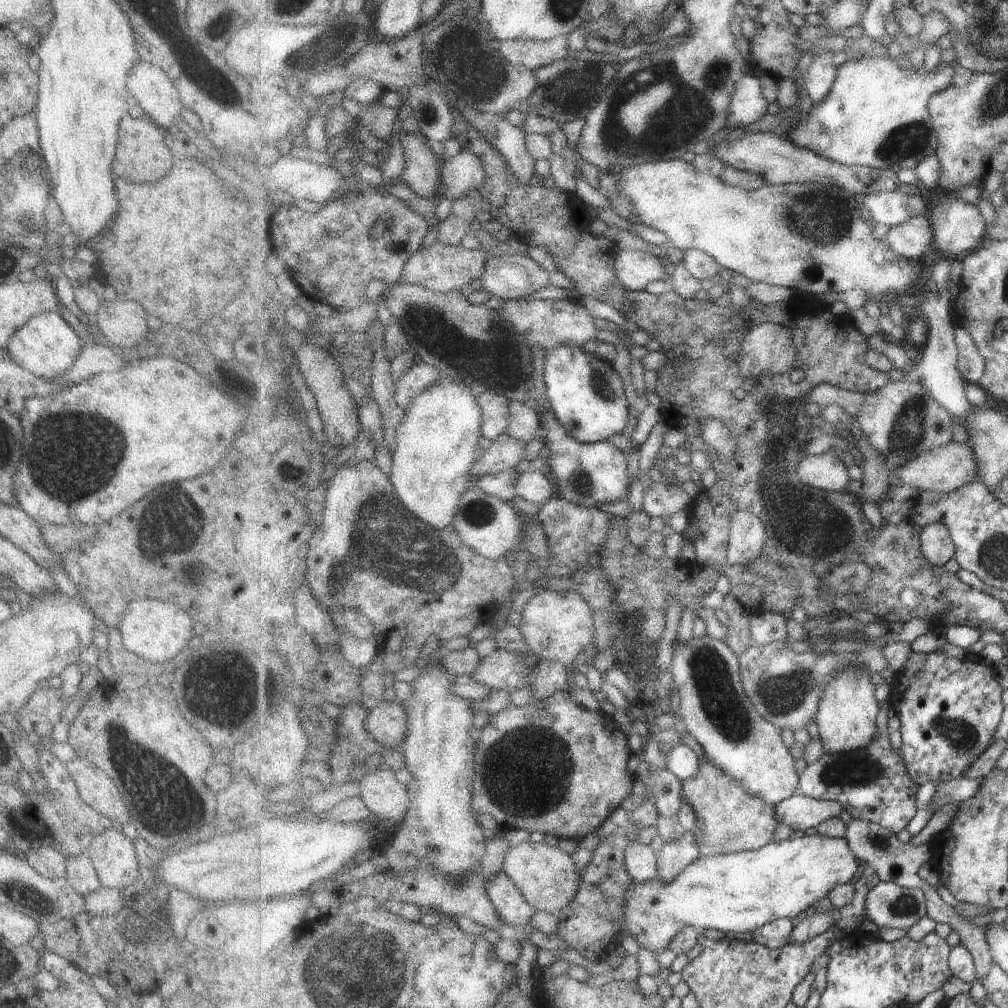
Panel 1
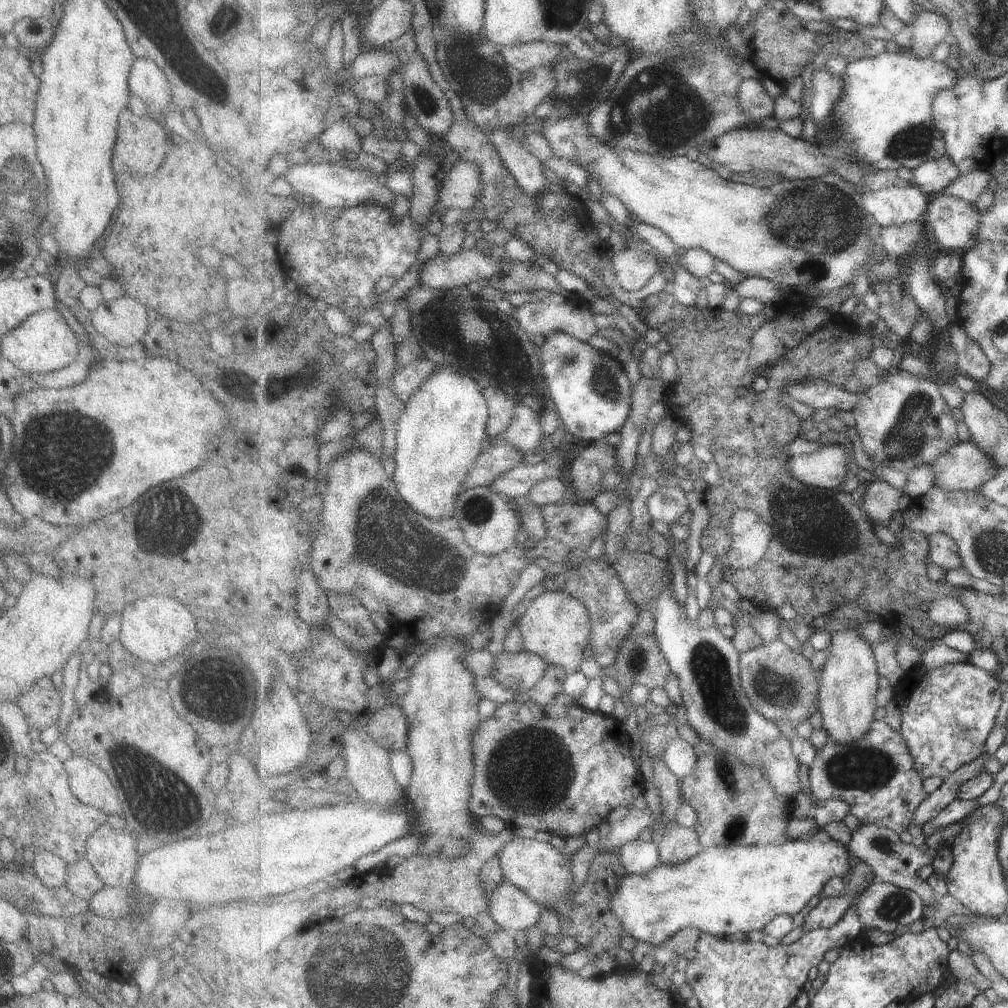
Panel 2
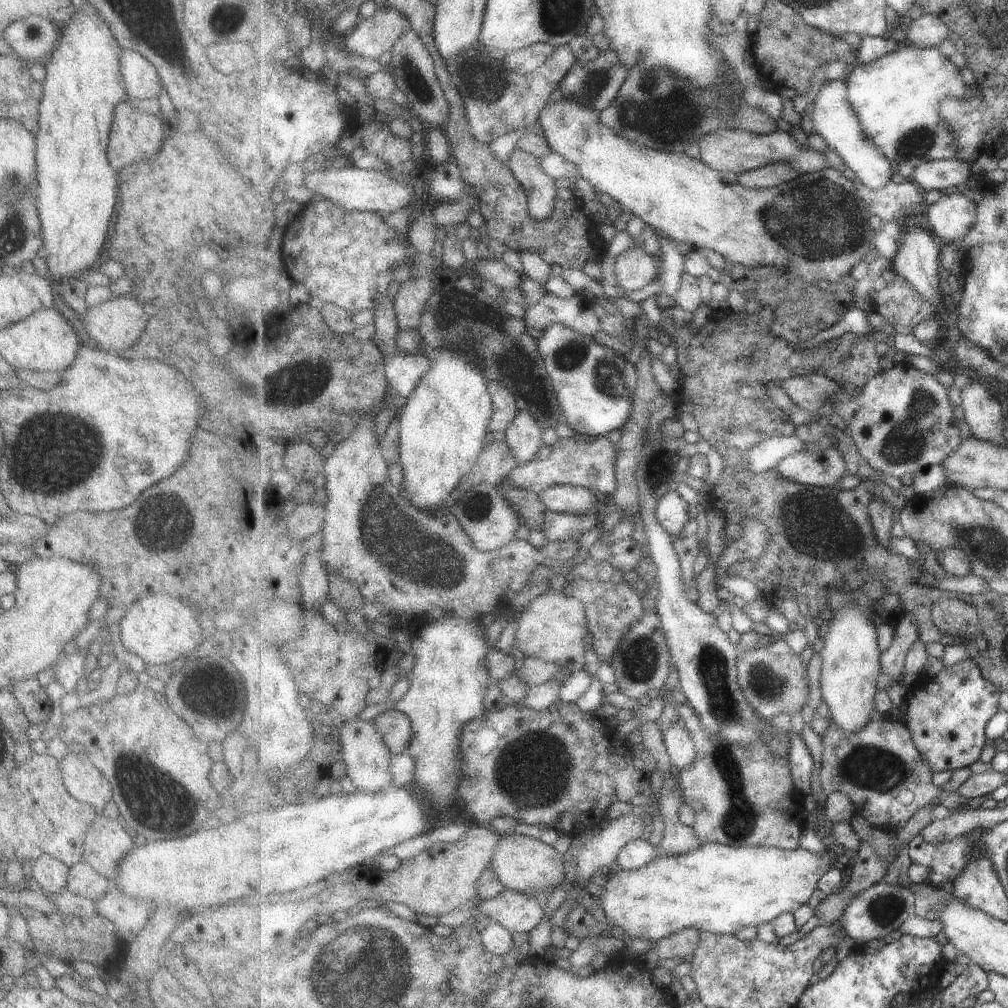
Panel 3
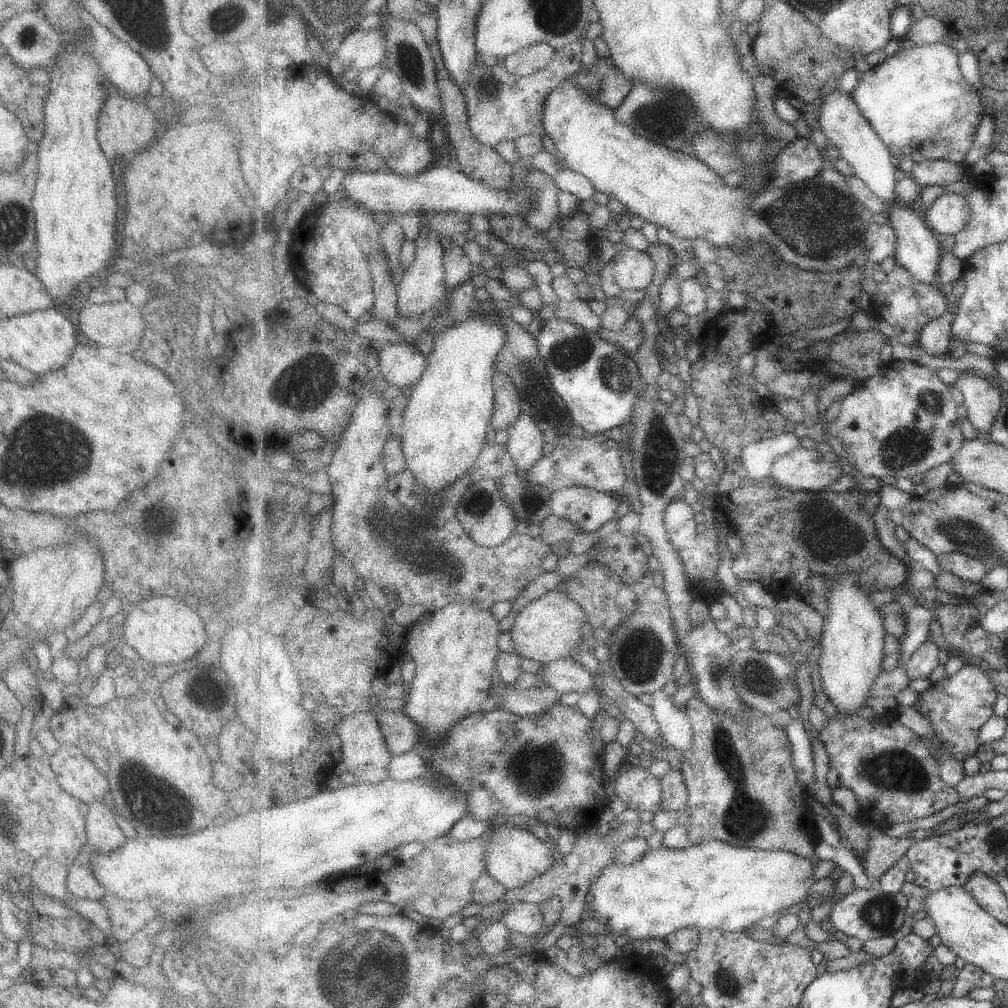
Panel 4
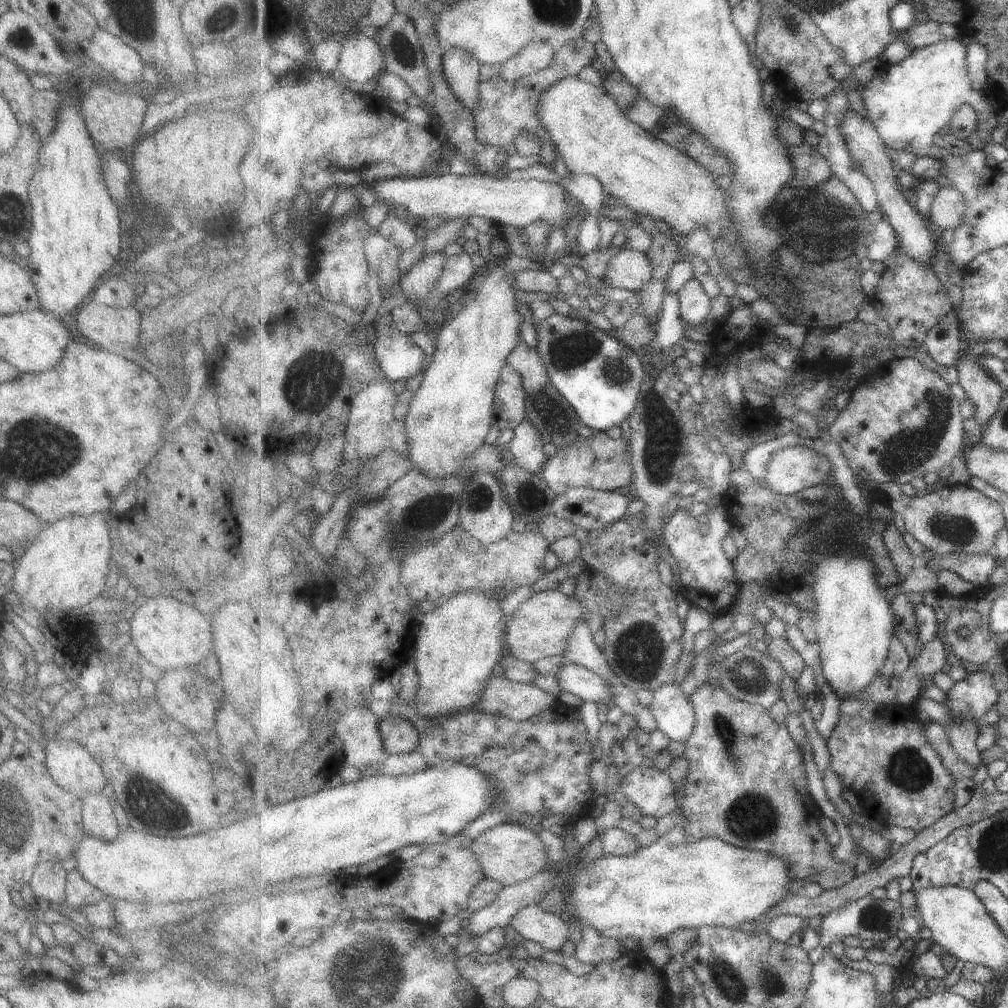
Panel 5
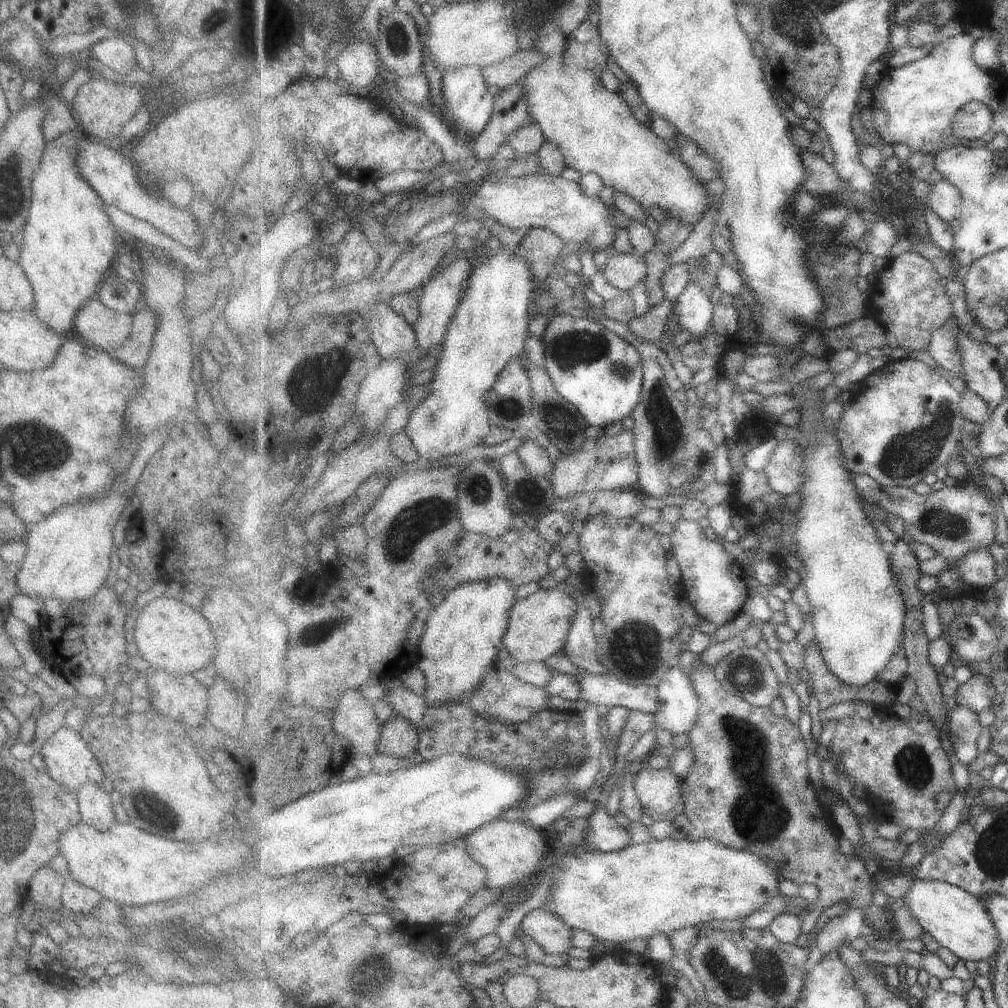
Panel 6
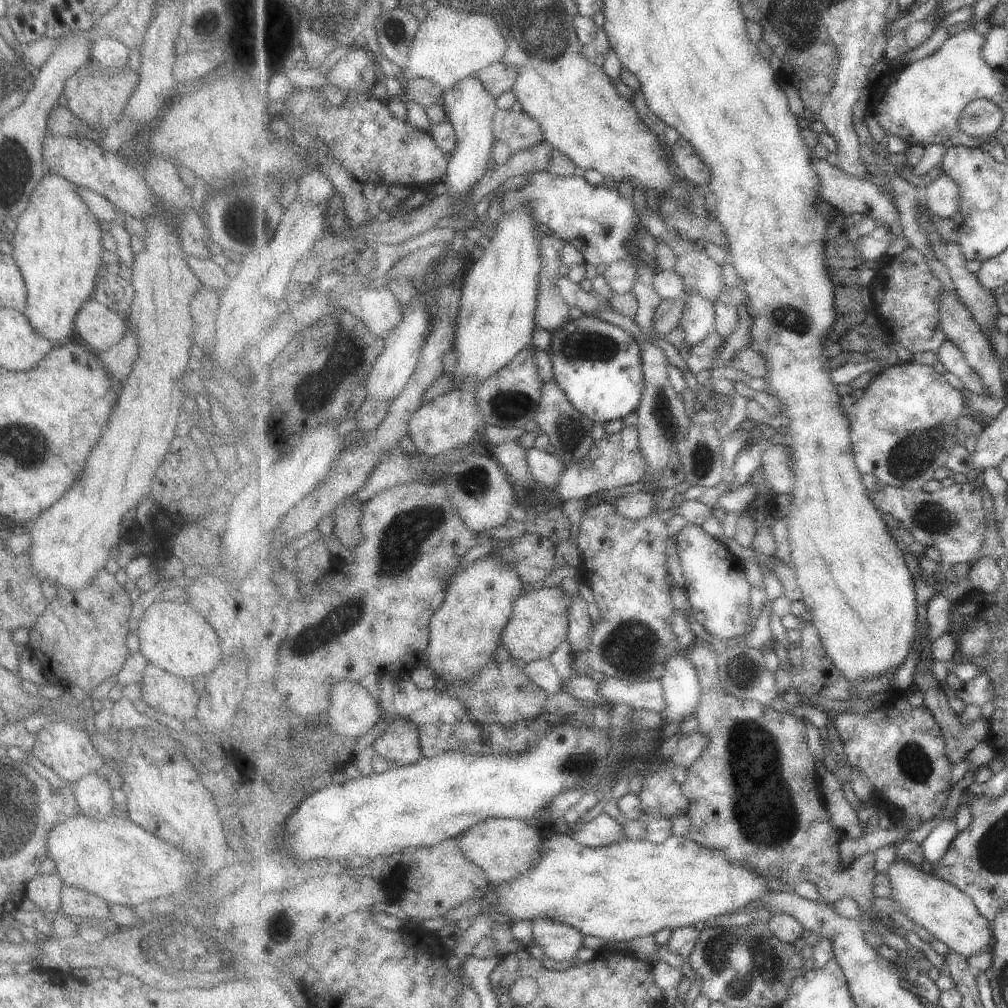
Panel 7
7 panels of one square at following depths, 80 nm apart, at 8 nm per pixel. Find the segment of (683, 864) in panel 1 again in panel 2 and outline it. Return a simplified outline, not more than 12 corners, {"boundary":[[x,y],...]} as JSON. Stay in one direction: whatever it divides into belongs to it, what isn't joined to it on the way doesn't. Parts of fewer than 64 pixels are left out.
{"boundary":[[667,825],[660,862],[678,865],[703,851],[699,829]]}

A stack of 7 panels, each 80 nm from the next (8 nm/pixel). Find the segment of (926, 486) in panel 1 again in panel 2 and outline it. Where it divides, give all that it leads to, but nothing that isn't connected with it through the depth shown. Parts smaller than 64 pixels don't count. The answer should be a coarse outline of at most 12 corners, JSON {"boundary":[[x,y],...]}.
{"boundary":[[971,439],[924,466],[934,487],[979,489],[1002,470]]}

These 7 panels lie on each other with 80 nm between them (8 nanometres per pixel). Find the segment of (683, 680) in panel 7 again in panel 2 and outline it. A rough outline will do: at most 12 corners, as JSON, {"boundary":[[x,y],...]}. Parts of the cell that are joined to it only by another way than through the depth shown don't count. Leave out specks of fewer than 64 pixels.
{"boundary":[[668,739],[663,758],[682,780],[698,767],[694,747]]}

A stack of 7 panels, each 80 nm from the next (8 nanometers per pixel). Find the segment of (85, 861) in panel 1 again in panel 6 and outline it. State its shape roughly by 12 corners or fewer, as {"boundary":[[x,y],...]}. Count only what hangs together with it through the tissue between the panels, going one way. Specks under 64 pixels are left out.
{"boundary":[[65,875],[61,910],[89,916],[102,896]]}

